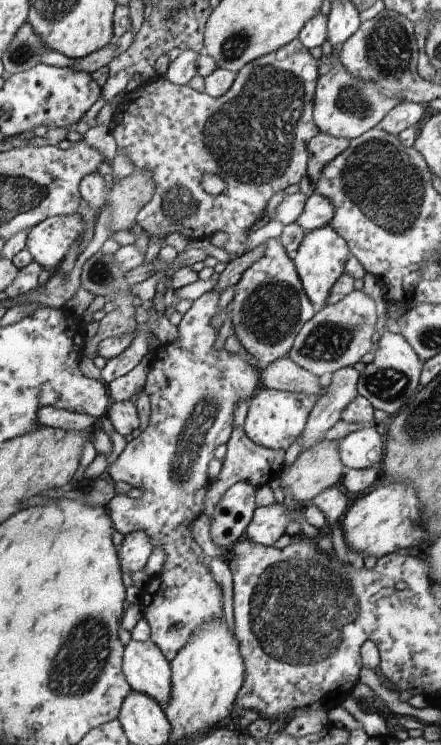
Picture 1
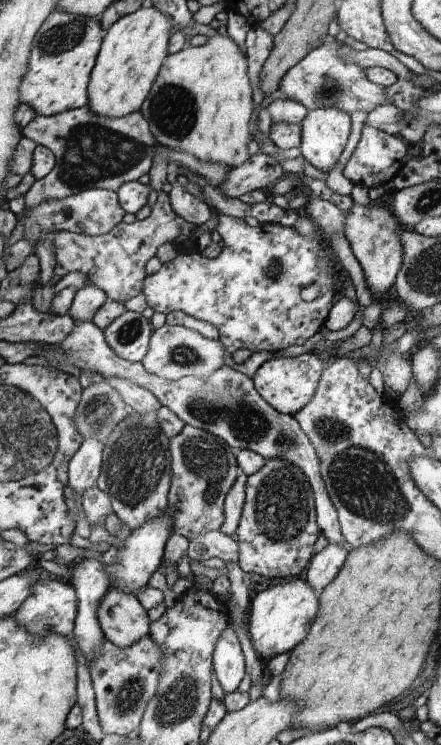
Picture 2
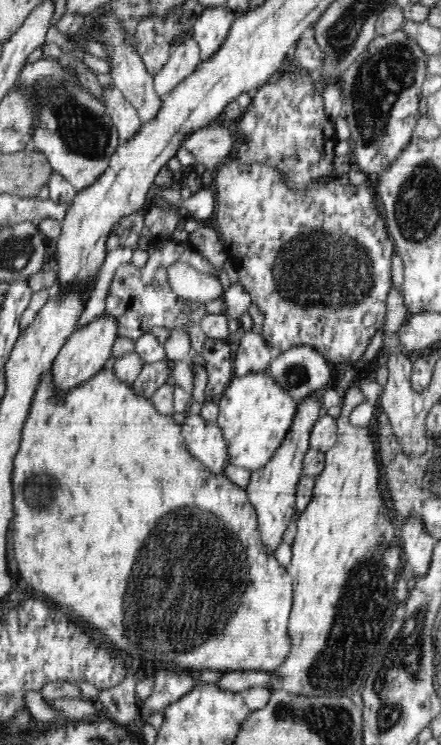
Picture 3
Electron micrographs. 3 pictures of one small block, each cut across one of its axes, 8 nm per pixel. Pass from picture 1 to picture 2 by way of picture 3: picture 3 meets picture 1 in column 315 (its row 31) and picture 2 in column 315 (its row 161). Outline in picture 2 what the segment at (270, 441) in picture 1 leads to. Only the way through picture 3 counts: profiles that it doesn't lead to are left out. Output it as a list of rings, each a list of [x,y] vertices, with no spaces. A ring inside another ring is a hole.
[[[313,352],[303,353],[296,357],[277,356],[264,362],[253,375],[255,388],[259,390],[260,396],[272,405],[272,408],[288,416],[294,416],[316,395],[326,365],[327,363]]]

